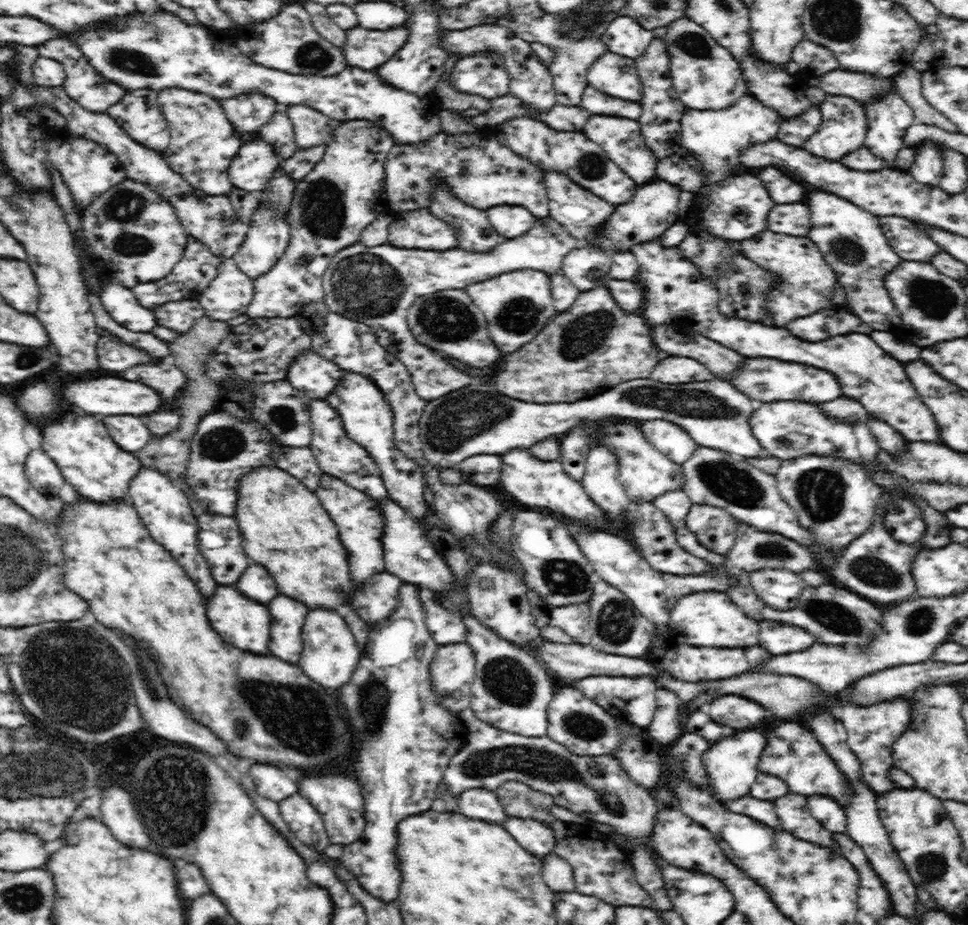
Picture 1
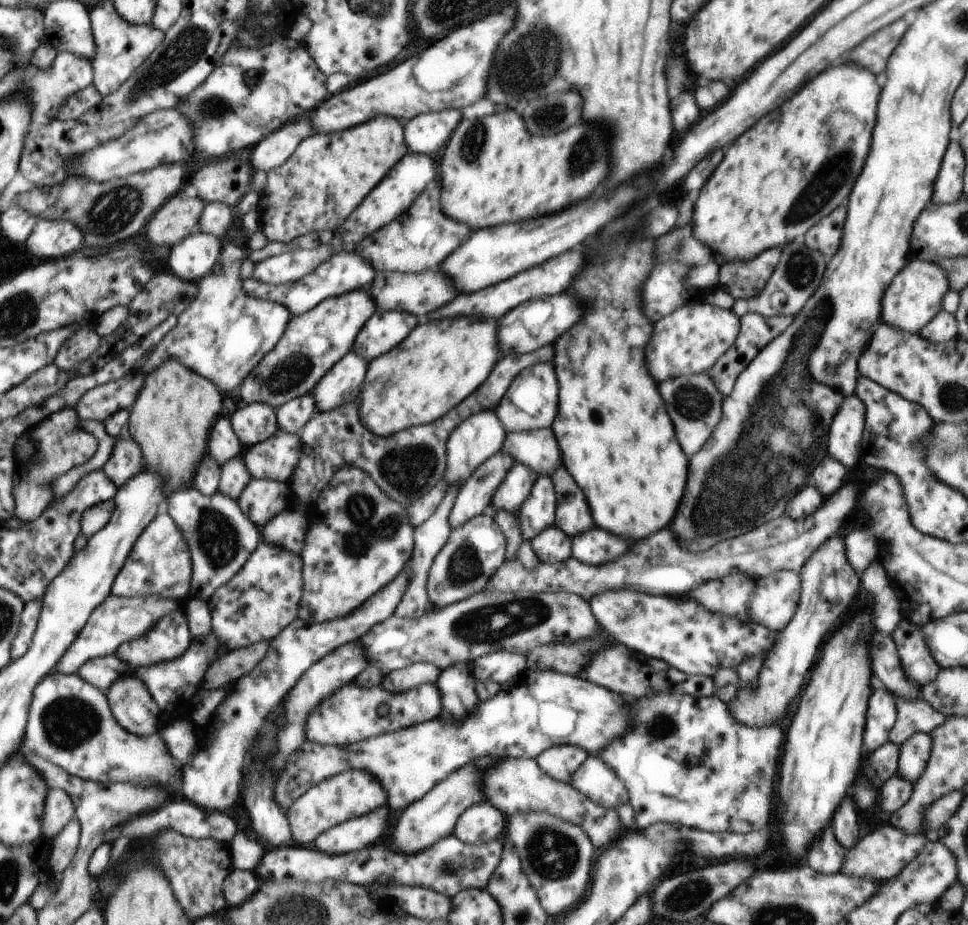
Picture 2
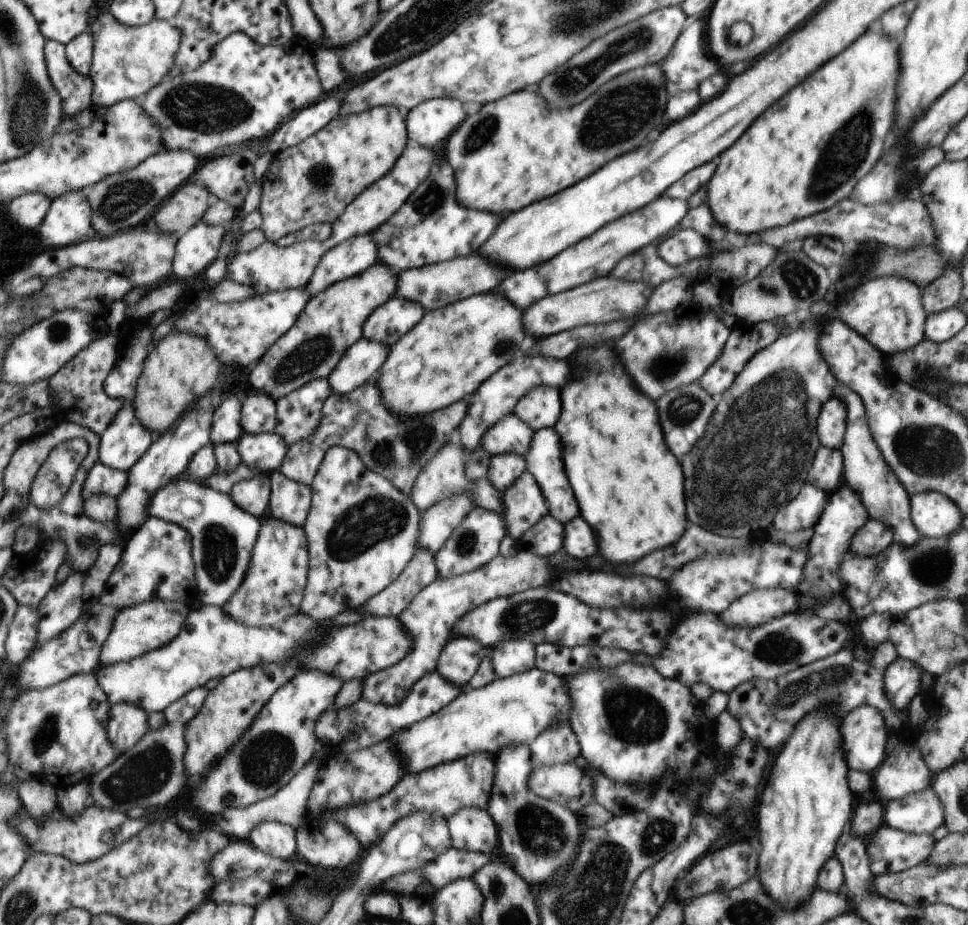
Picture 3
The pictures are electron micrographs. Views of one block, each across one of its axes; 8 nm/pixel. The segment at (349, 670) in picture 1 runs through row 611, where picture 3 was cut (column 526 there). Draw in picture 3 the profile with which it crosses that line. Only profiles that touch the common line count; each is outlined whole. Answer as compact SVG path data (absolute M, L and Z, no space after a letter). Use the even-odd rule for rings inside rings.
M600 278L584 286L578 286L574 290L568 289L562 294L546 296L540 302L531 304L522 312L522 328L536 341L582 324L598 324L598 322L604 324L610 320L622 320L624 316L628 320L638 316L640 308L646 306L646 300L648 296L652 296L654 289L650 283L640 280L624 284L614 278Z

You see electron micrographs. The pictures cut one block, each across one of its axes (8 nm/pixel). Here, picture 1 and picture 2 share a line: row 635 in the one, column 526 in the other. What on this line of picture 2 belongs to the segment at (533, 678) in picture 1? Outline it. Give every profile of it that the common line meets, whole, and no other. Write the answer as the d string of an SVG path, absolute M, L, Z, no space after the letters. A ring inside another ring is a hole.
M522 463L514 464L502 480L500 488L494 493L487 511L502 510L516 516L524 500L530 496L530 490L534 488L536 480L538 474L534 470Z

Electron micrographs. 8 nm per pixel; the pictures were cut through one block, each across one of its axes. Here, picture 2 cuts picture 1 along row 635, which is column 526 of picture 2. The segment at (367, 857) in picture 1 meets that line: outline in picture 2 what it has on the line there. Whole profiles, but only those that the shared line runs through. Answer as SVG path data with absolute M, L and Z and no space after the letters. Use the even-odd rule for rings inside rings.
M553 362L536 364L520 372L510 383L495 410L502 428L508 433L550 429L559 407L559 388Z

